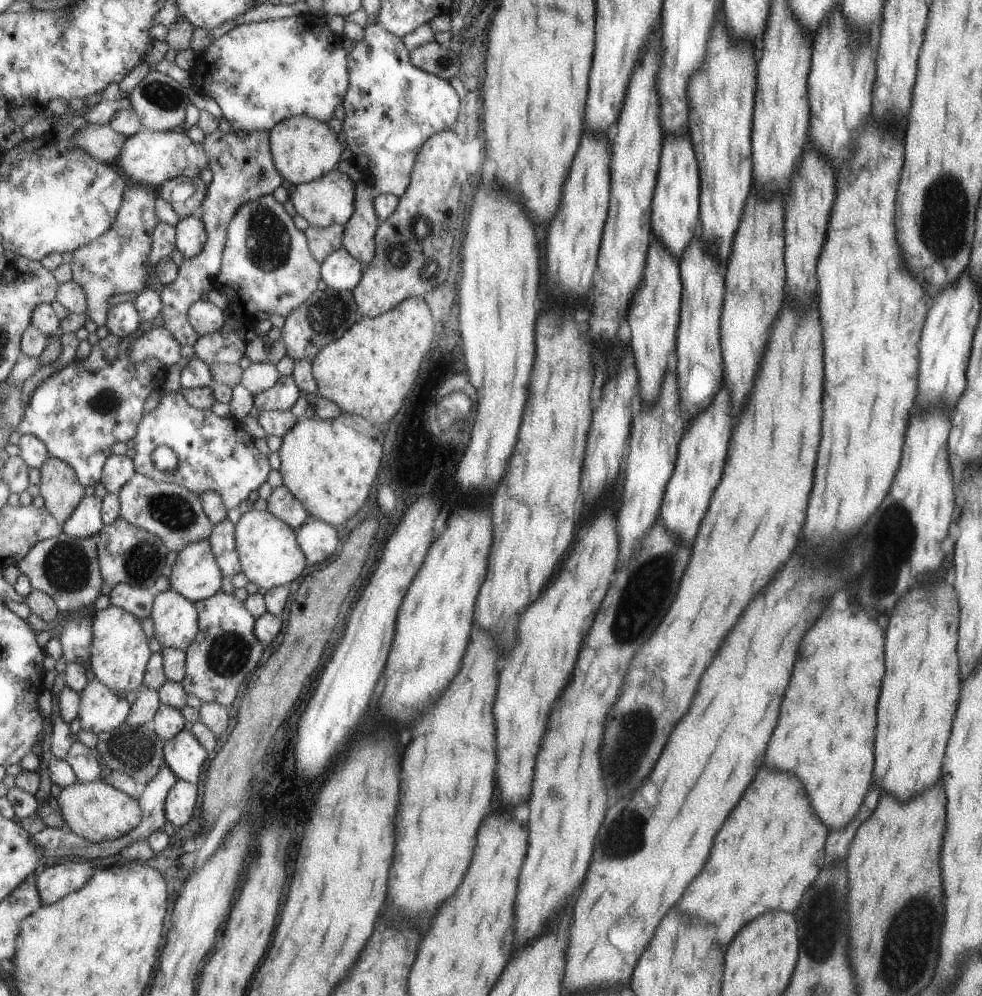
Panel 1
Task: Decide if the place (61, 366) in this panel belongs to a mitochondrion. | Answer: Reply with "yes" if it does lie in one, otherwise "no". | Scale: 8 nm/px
no

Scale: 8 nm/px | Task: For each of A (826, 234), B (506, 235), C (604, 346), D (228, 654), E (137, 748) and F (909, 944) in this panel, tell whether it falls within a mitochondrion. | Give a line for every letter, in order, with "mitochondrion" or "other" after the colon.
A: other
B: other
C: mitochondrion
D: mitochondrion
E: mitochondrion
F: mitochondrion

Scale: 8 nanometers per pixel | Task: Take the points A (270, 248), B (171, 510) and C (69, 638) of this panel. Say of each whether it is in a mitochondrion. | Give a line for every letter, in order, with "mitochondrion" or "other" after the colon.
A: mitochondrion
B: mitochondrion
C: other

